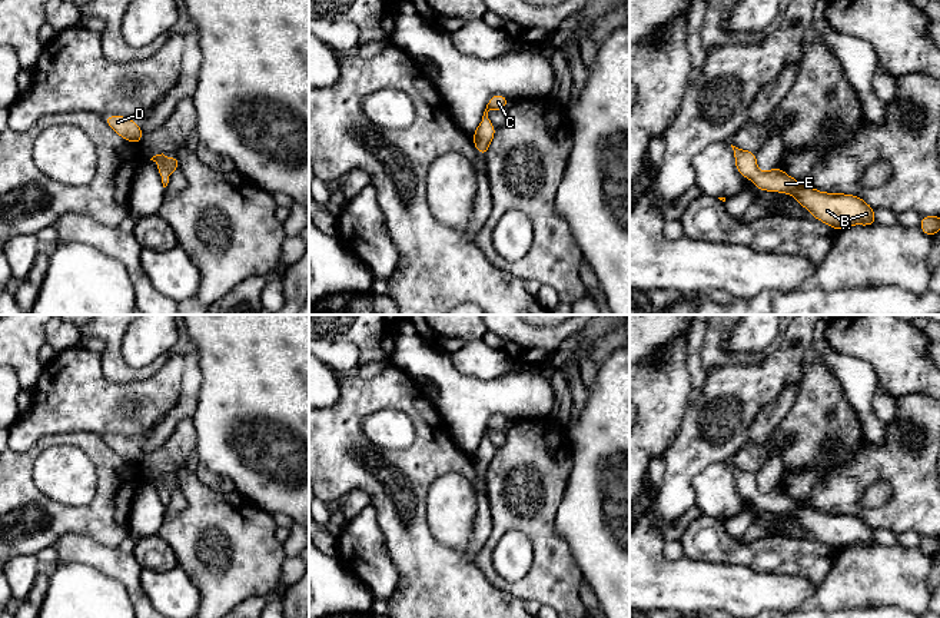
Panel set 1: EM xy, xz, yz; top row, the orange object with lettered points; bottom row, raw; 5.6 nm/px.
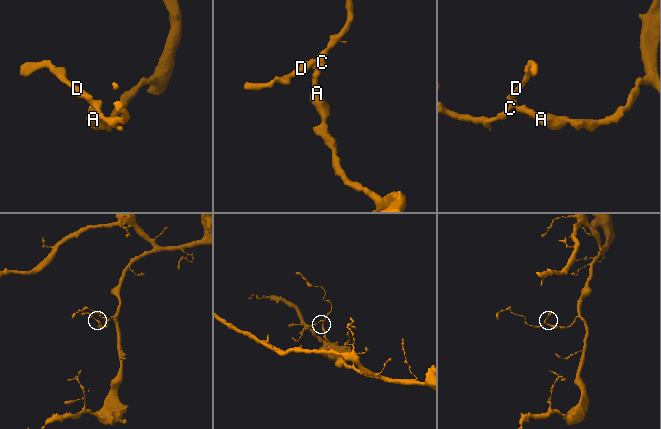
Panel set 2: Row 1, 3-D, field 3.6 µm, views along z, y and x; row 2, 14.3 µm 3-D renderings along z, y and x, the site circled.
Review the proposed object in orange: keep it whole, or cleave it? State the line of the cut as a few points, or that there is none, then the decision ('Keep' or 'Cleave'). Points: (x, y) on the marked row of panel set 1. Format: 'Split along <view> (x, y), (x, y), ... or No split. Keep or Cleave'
No split. Keep

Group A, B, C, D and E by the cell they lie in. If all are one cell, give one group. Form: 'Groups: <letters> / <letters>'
Groups: A B C D E

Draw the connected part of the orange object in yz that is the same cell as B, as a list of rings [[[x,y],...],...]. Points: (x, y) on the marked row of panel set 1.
[[[733,146],[738,173],[751,179],[758,190],[781,192],[795,197],[813,217],[827,223],[836,230],[851,225],[870,226],[877,223],[874,207],[854,195],[823,193],[790,177],[780,167],[760,173],[757,154]]]

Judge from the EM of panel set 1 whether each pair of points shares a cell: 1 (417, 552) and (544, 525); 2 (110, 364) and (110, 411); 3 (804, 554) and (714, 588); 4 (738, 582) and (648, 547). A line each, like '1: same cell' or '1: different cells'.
1: different cells
2: different cells
3: different cells
4: same cell

